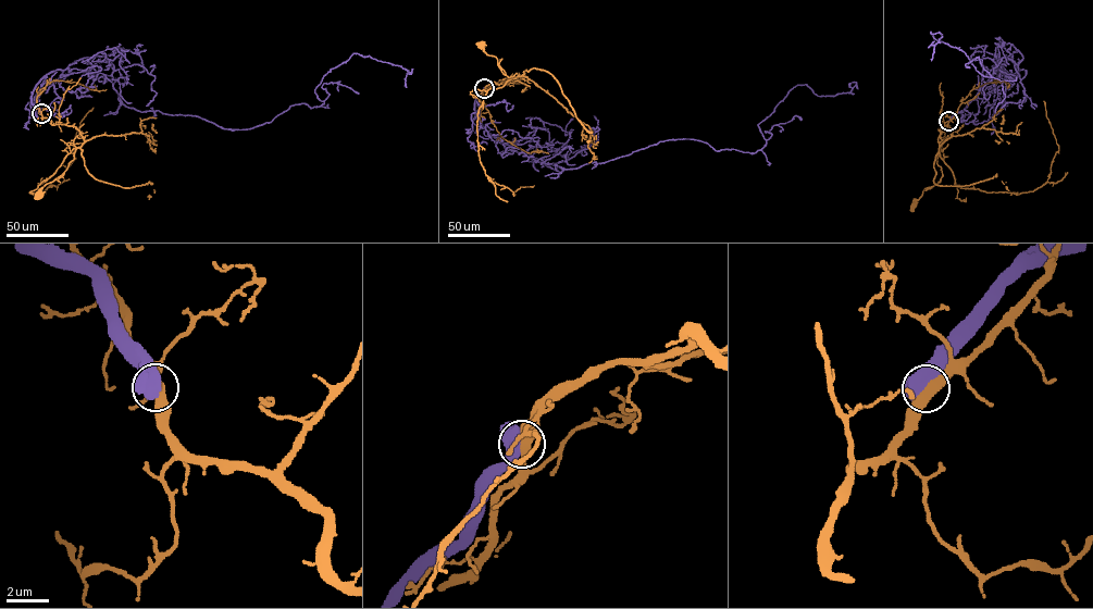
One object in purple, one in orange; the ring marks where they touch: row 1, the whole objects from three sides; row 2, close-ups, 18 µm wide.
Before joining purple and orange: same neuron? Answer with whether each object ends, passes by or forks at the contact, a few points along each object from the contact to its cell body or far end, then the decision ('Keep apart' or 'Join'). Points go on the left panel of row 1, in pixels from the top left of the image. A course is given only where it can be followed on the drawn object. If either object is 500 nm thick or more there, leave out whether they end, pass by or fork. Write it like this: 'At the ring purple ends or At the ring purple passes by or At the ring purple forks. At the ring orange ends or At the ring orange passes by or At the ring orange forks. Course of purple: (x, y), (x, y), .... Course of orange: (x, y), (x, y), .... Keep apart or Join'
Course of purple: (41, 113), (37, 83), (94, 56), (126, 107), (227, 128), (319, 107), (354, 53), (406, 87). Course of orange: (41, 113), (52, 124), (75, 126), (84, 143), (76, 149), (66, 170), (47, 183), (39, 194). Keep apart

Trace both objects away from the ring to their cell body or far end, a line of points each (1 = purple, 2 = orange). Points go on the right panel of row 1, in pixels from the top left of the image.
1: (948, 121), (1008, 56), (1022, 57), (1026, 100), (996, 113), (1004, 79), (940, 33), (931, 61)
2: (948, 121), (938, 138), (941, 179), (926, 187), (913, 206)

